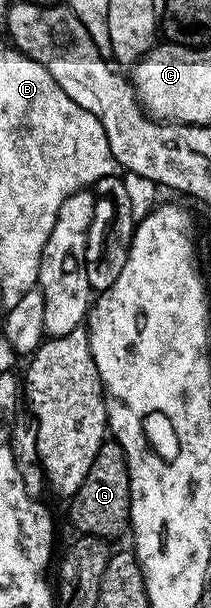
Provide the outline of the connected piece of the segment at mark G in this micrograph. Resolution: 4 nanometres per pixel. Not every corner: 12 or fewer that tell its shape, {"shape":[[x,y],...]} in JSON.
{"shape":[[104,441],[70,496],[80,536],[114,541],[131,526],[119,443]]}

